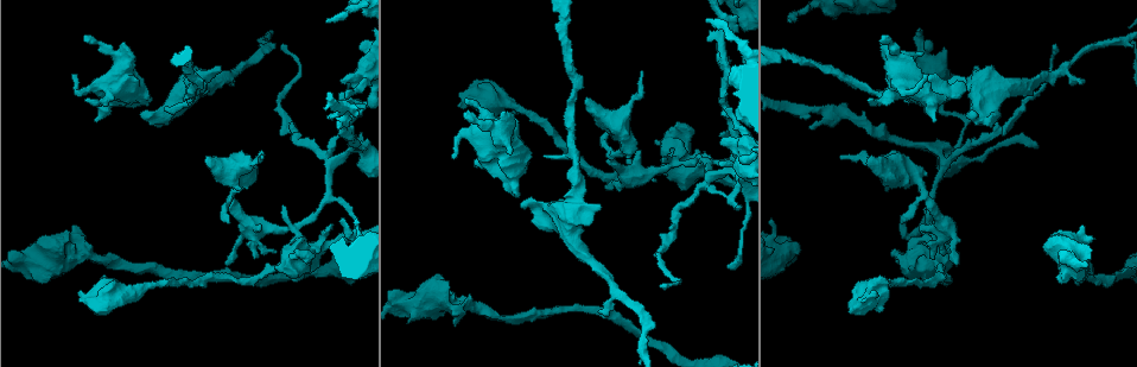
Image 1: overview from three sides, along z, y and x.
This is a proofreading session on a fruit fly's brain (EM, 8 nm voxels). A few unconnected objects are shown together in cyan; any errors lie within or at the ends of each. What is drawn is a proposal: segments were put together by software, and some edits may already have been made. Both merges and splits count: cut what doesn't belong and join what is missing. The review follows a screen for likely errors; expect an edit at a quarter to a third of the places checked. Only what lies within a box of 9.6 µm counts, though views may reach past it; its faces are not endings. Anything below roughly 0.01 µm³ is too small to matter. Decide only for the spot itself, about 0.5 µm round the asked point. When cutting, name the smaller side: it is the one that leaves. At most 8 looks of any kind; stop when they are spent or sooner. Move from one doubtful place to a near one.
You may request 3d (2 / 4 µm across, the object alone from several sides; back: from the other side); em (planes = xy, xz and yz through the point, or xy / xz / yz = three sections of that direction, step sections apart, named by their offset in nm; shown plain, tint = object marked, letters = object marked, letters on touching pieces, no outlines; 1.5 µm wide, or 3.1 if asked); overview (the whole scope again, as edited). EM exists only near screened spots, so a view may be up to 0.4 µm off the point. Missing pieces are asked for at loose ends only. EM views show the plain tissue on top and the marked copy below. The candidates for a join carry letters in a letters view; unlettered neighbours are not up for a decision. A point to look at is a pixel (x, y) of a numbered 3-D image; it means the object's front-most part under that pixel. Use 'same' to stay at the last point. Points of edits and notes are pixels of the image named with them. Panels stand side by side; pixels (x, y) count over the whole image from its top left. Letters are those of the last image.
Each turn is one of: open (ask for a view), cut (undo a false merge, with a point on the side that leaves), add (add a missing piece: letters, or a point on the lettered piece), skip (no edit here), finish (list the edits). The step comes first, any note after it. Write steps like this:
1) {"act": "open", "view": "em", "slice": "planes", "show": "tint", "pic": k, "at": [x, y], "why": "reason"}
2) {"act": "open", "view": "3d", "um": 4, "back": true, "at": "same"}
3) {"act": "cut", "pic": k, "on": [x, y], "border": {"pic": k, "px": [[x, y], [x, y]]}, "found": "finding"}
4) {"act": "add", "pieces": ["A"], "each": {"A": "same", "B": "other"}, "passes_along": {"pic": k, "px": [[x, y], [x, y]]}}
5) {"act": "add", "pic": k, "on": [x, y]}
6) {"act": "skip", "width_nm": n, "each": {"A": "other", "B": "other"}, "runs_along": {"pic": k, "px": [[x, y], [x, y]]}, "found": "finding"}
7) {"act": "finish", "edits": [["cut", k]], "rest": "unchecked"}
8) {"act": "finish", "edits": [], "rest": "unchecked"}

{"act": "open", "view": "em", "slice": "yz", "step": 4, "show": "tint", "pic": 1, "at": [643, 72], "why": "an open end"}

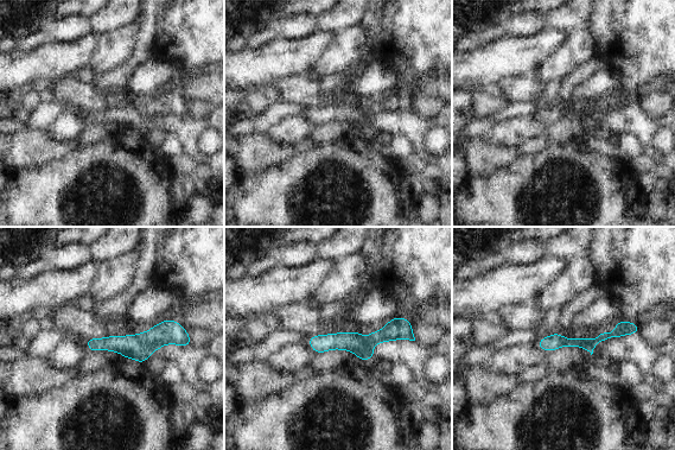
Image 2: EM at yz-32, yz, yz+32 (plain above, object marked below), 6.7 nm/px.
{"act": "open", "view": "em", "slice": "planes", "show": "letters", "at": "same"}

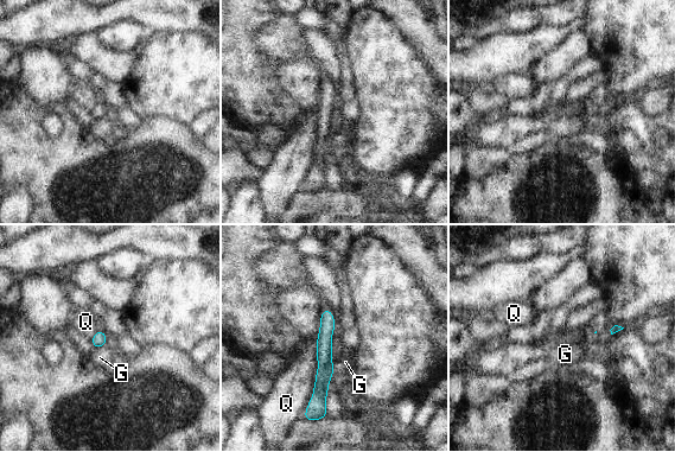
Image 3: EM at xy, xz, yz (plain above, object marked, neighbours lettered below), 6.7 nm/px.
{"act": "skip", "width_nm": 100, "each": {"G": "other", "Q": "other"}, "found": "none of them fits"}

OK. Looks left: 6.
{"act": "open", "view": "em", "slice": "planes", "show": "letters", "pic": 1, "at": [326, 200]}

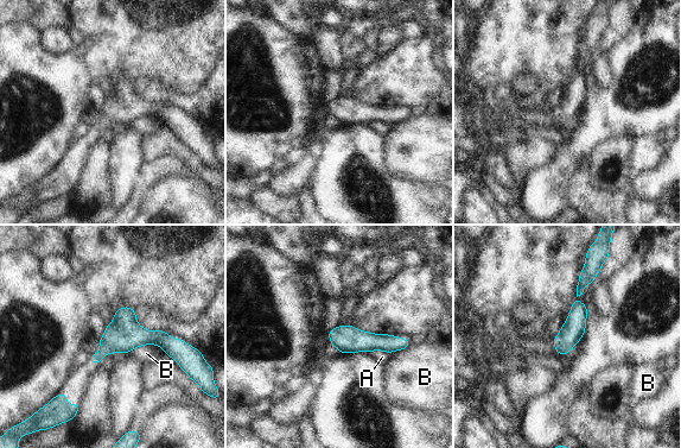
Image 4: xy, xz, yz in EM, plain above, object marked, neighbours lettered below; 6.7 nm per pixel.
{"act": "skip", "each": {"A": "other", "B": "other"}, "border": {"pic": 4, "px": [[137, 347], [158, 345], [165, 353]]}, "found": "all the same cell"}

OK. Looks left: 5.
{"act": "open", "view": "em", "slice": "planes", "show": "letters", "pic": 1, "at": [1083, 84], "why": "free end"}

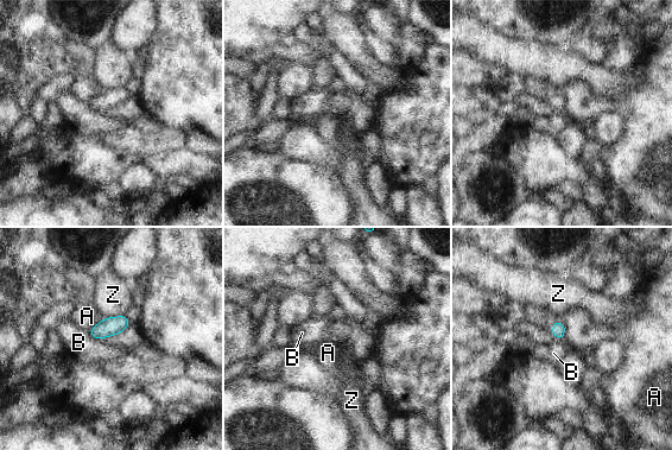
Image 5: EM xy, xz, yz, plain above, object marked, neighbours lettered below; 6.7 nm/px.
{"act": "skip", "each": {"A": "other", "B": "other", "Z": "other"}, "border": {"pic": 5, "px": [[558, 318], [564, 324], [563, 340]]}, "found": "no lettered piece goes on from it"}

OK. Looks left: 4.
{"act": "finish", "edits": [], "rest": "unchecked"}

